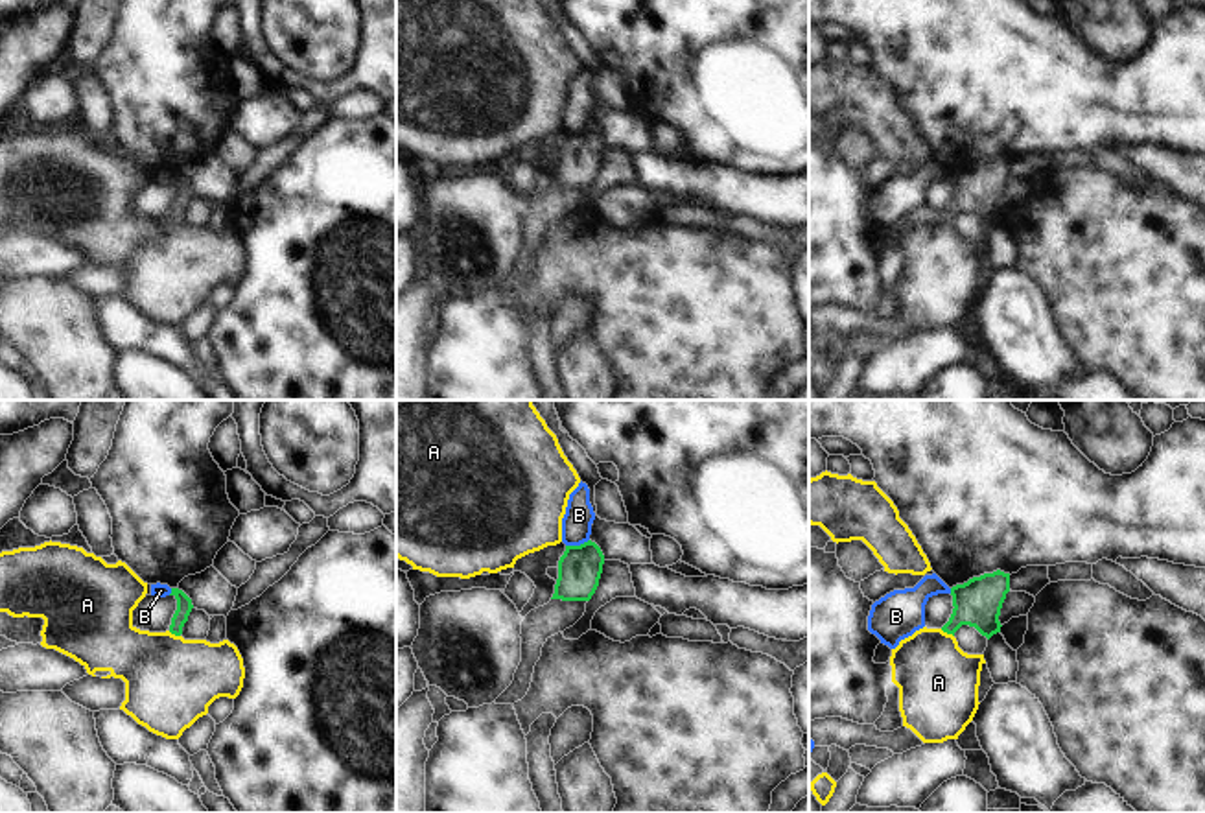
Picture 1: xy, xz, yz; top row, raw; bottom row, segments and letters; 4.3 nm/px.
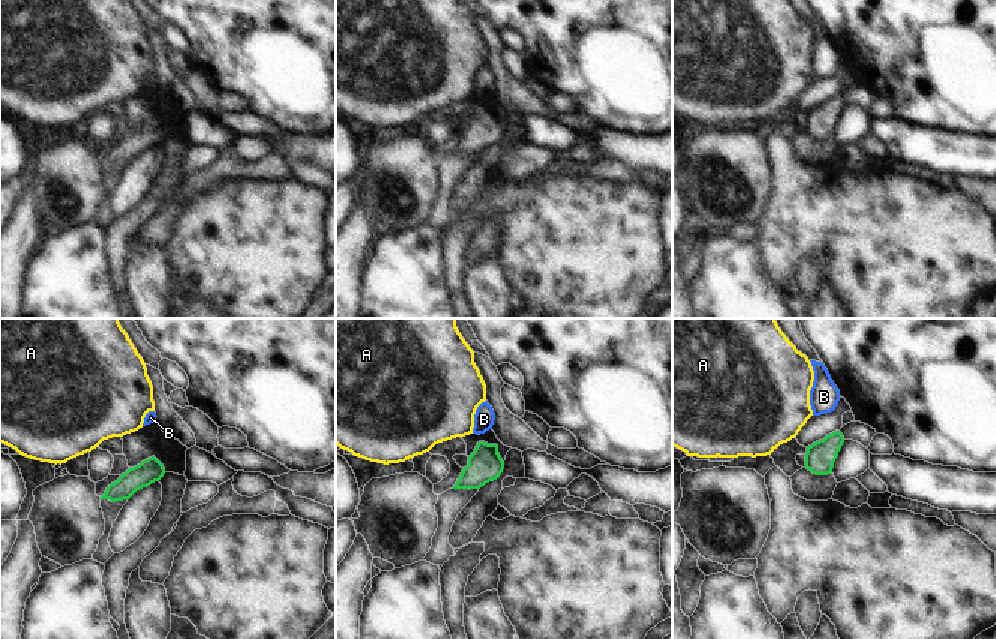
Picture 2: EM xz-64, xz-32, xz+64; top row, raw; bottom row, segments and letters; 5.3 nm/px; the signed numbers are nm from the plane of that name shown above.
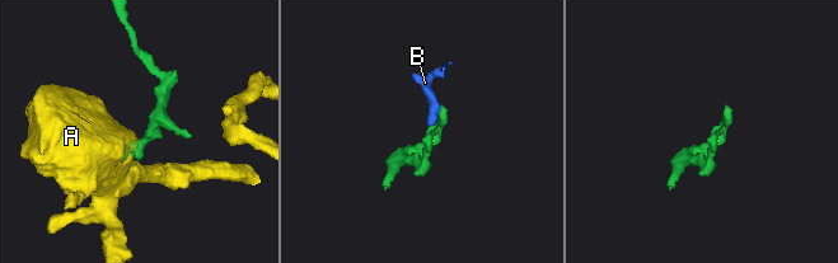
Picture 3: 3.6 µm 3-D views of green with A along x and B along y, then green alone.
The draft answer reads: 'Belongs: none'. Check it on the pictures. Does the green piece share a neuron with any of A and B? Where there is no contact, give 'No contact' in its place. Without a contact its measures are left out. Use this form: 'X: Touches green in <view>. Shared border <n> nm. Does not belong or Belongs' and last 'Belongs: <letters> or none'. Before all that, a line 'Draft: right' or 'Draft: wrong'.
Draft: right
A: Touches green in yz. Shared border 70 nm. Does not belong
B: Touches green in xz. Shared border 110 nm. Does not belong
Belongs: none.

